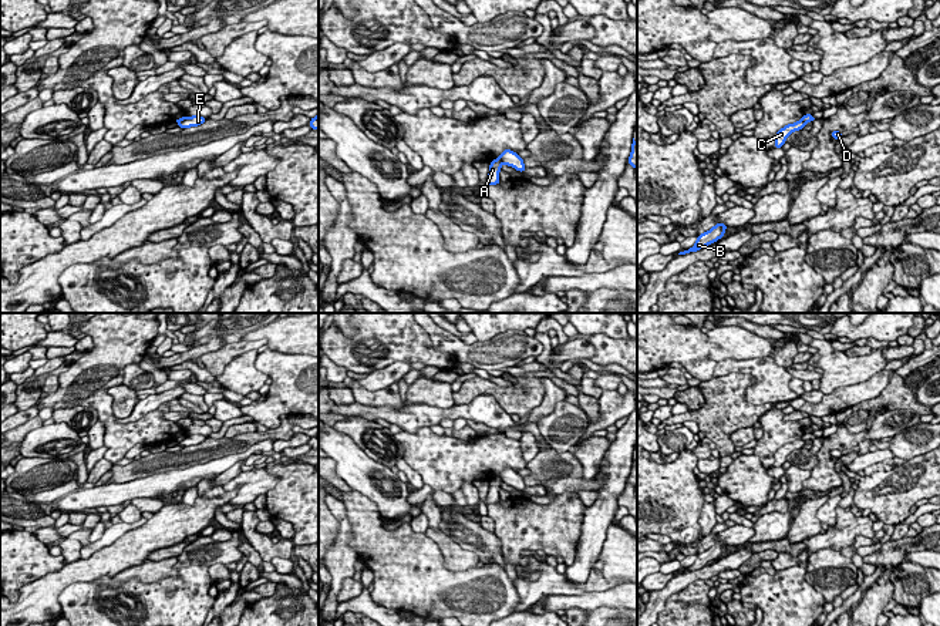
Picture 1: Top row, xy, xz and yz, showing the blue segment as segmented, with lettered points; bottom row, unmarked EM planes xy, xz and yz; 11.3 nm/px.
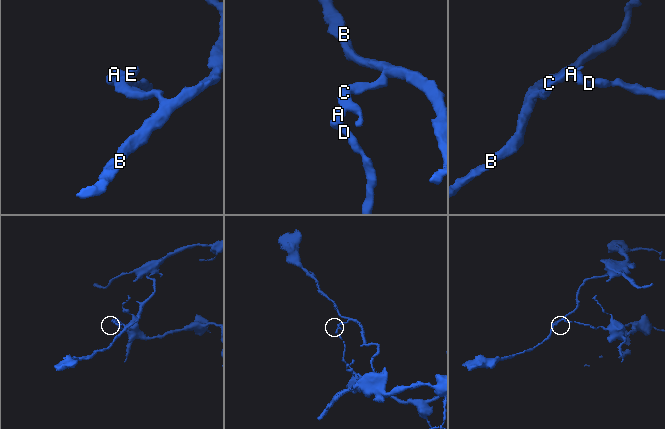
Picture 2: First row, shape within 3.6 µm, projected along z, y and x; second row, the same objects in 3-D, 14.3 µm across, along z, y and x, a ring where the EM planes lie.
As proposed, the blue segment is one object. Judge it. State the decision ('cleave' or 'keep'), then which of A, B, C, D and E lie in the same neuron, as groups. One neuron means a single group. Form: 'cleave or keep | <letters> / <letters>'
cleave | A D / B C E

